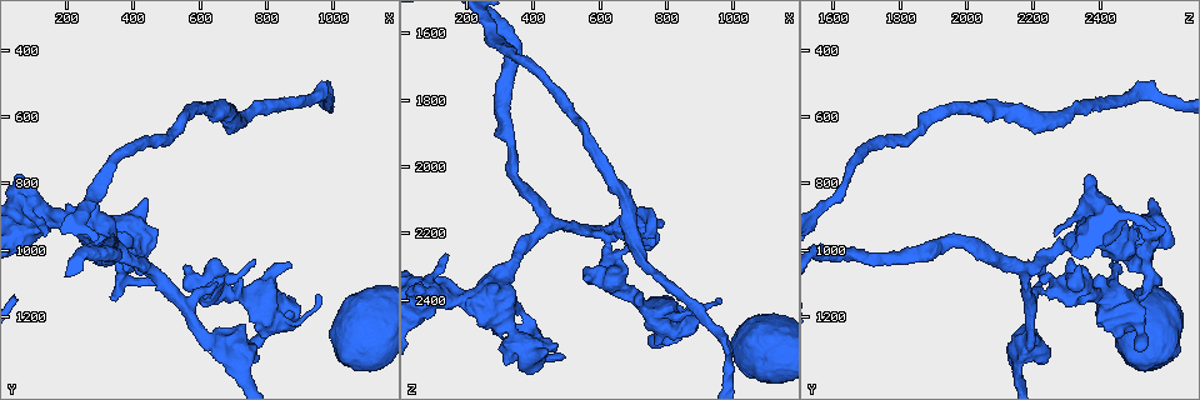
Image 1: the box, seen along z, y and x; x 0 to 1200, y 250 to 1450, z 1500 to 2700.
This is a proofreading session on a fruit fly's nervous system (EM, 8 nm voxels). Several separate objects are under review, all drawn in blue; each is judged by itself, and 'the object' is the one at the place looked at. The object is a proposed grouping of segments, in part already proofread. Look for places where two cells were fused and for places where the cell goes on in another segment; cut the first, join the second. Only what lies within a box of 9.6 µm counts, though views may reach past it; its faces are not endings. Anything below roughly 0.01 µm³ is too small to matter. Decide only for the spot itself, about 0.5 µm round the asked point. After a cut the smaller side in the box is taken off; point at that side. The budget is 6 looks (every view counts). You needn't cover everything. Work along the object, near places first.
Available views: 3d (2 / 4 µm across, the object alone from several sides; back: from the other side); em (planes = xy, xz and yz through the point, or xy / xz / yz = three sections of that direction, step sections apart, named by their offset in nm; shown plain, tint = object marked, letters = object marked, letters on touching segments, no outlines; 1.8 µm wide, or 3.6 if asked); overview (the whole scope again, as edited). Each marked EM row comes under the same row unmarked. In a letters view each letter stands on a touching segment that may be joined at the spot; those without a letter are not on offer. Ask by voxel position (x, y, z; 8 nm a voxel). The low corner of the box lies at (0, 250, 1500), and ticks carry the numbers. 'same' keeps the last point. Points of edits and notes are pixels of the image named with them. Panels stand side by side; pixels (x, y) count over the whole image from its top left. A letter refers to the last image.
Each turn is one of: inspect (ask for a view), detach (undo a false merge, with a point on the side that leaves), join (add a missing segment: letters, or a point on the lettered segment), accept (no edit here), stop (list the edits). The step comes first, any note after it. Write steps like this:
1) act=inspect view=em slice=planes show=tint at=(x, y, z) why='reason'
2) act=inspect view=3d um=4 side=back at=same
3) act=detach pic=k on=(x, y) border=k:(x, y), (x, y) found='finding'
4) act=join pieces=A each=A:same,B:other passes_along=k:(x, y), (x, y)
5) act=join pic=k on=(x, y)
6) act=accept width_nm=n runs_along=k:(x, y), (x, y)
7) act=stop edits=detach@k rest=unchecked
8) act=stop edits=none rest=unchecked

act=inspect view=3d um=4 at=(400, 930, 2540) why='closes a loop'

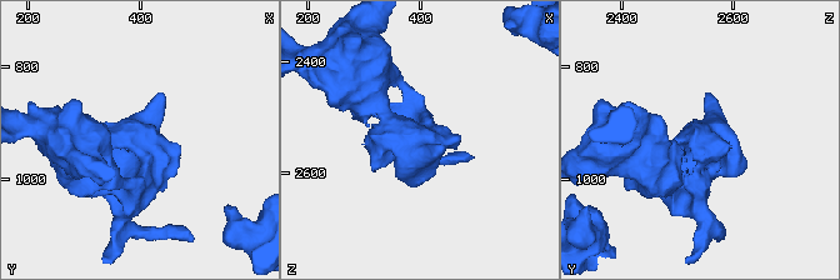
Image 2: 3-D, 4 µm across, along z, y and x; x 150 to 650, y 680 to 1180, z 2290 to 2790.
act=inspect view=em slice=planes show=letters at=(400, 920, 2545)

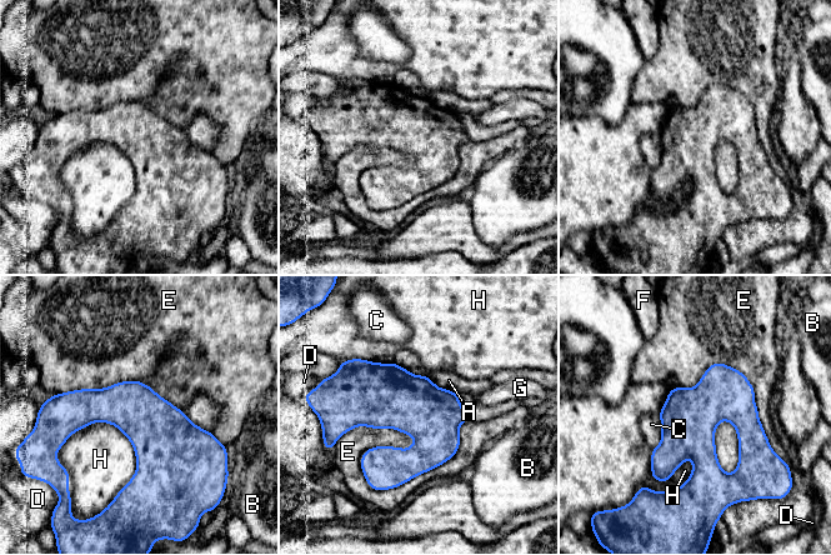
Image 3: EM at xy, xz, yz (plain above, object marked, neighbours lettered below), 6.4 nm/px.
act=accept width_nm=360 each=A:other,B:other,C:other,D:other,E:other,F:other,G:other,H:other border=3:(410, 434), (363, 454), (370, 488) found='one cell here'

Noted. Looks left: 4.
act=inspect view=em slice=planes show=letters at=(130, 900, 2390) why='a narrow waist'

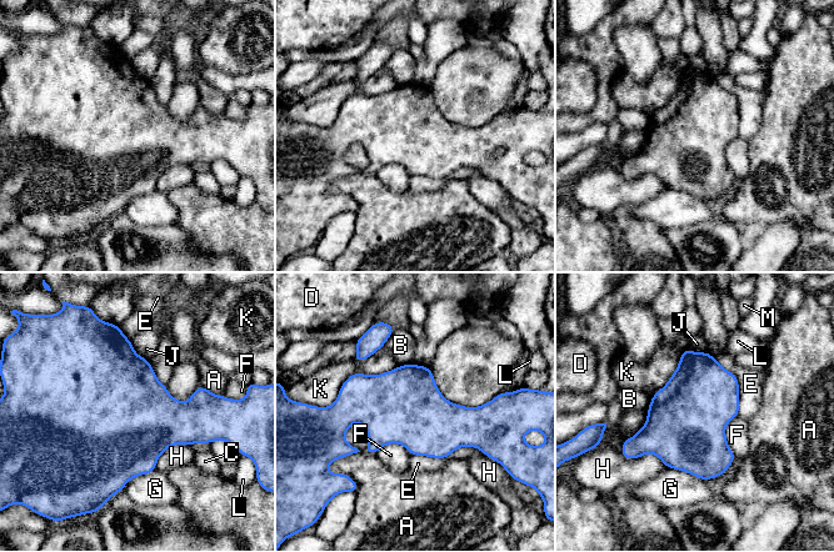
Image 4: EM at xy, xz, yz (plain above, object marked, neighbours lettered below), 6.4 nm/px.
act=accept longest_contact=K:550nm each=A:other,B:other,C:other,D:other,E:other,F:other,G:other,H:other,J:other,K:other,L:other,M:other found='continuous, no second cell'

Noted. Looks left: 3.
act=inspect view=em slice=planes show=tint at=(630, 1290, 2190)

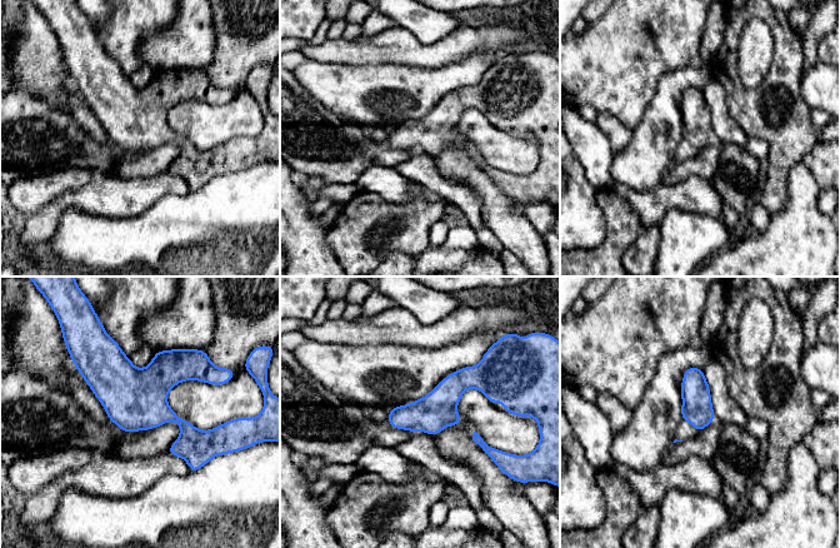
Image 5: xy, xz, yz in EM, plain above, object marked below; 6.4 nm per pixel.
act=inspect view=em slice=planes show=letters at=same why='what lies round it'

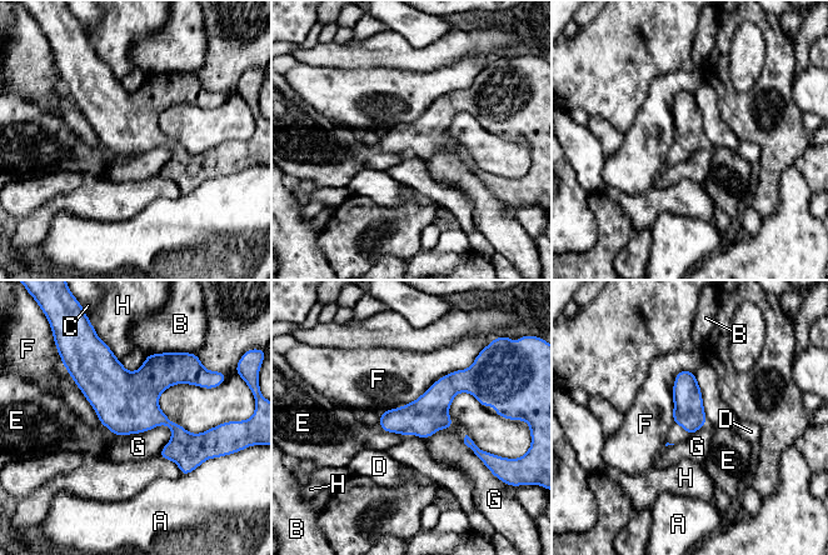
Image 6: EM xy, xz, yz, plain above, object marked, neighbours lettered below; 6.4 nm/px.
act=accept width_nm=200 each=A:other,B:other,C:other,D:other,E:other,F:other,G:other,H:other runs_along=6:(484, 401), (450, 386), (383, 424) found='continuous, no second cell'

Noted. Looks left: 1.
act=stop edits=none rest=unchecked

